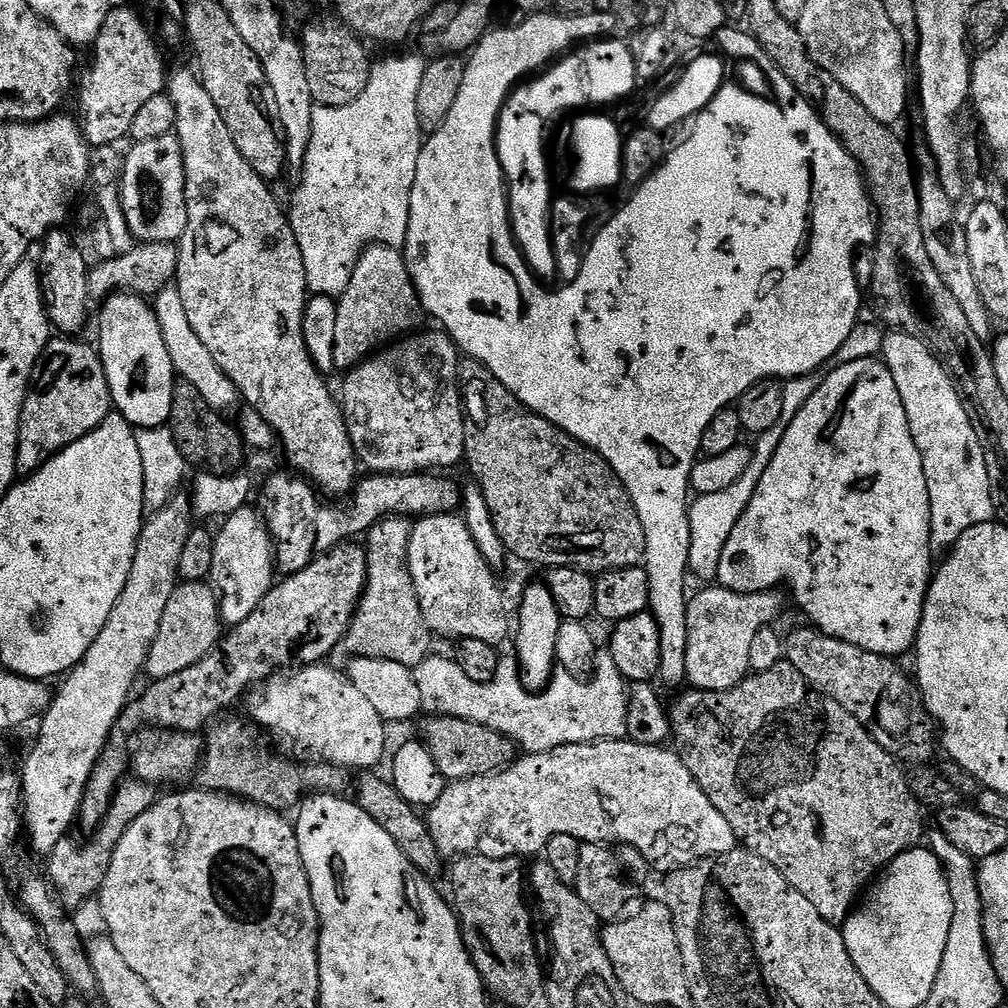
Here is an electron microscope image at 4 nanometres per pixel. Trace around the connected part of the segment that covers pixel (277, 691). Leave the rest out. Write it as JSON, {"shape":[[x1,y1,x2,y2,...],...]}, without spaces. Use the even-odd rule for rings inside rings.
{"shape":[[326,664,305,665,296,671,288,678,282,676,283,673,273,673,263,683,253,687,244,700,249,714,247,717,263,729,281,732,286,739,301,744,325,764,339,764,349,770,375,769,375,764,384,756,386,721,380,717,378,710,374,710,374,705,355,688,354,682,350,682,343,671,335,672]]}

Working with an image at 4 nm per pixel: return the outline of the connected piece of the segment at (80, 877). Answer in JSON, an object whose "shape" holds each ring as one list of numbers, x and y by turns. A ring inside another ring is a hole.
{"shape":[[125,778,121,780,116,792,112,795,108,809,100,823,96,825,92,836,85,844,75,844,71,838,59,840,46,854,48,860,48,873,46,879,52,886,52,891,60,899,65,909,75,910,85,900,95,897,100,891,100,886,106,876,106,870,110,870,110,858,114,858,114,850,126,834,126,830,150,806,158,799,157,789,147,780,139,778]]}

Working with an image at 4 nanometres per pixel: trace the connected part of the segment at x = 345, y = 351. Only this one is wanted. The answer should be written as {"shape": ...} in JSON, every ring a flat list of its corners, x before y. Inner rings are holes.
{"shape":[[378,243,365,248,350,278,350,286,346,286,336,306,336,321,330,345,333,367,341,372,355,368,379,346,407,337,417,327,415,324,419,322,420,316,420,297,412,285,401,249,387,248,385,244]]}

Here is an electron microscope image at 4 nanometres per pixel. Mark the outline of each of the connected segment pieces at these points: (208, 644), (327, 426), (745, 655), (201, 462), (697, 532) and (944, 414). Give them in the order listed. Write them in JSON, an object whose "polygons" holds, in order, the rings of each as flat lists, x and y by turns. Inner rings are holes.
{"polygons":[[[180,582,162,610,162,620,158,622,156,637,148,650,143,671,149,672,152,680,170,678,186,666,194,666,210,649,215,648,222,639,222,621,218,615,218,597,211,587,204,582]],[[191,67,189,68,184,68,181,72,174,73,173,76,171,73,166,80,166,95,174,104,176,111,174,134,178,138,184,159,184,189,186,190,186,230,178,241,178,270,176,271,174,287,178,290,178,294,182,294,182,306,186,308,186,318,190,318,190,326,194,328,194,334,198,334,202,346,206,346,206,350,210,350,210,358,214,358,214,362,218,362,218,366,226,374,226,378,230,378,230,382,234,382,239,399,247,407,258,410,258,414,262,414,262,418,266,422,270,422,270,426,278,437,279,447,281,449,284,447,285,458,293,464,289,465,299,475,311,481,321,493,329,492,332,495,329,497,332,498,343,497,345,494,351,493,357,483,358,461,348,427,344,421,341,405,338,403,337,397,336,400,332,397,332,392,328,389,327,382,324,381,327,379,308,356,306,342,302,338,304,306,310,299,310,293,306,282,306,266,302,266,302,250,298,250,298,238,294,234,291,219,286,215,285,209,283,212,279,202,272,197,272,192,268,189,271,188,269,181,263,180,252,169,250,162,246,162,246,158,242,158,238,146,234,146,234,138,230,134,230,130,226,130,226,122,222,122,222,114,218,110,218,106,214,106,214,100,210,98,210,94,206,94,204,83,200,81,199,75]],[[708,586,705,592,693,595,686,614,686,674,687,683,698,692,725,692,738,686,750,674,750,646,758,630,773,623,772,619,784,608,779,591,732,592,729,588]],[[178,382,172,391,170,418,166,427,174,434,174,442,182,454,185,465,196,467,200,472,213,472,216,476,235,473,241,467,246,445,240,433,231,423,223,420,221,413,211,408,194,390,194,386]],[[777,426,766,430,755,441,756,444,752,448,752,461,750,466,746,466,746,474,742,474,742,478,738,478,738,482,734,482,734,486,726,486,726,490,718,490,718,494,696,496,691,501,688,510,690,518,688,571,693,577,696,575,700,580,708,580,704,582,716,580,718,562,722,562,722,550,726,550,726,538,730,538,730,530,734,530,734,526,738,522,738,518,742,518,750,498,754,498,754,490,758,490,758,482,762,478,766,466,770,466,770,458,774,454,774,450,778,450,783,437,783,427]],[[862,304,858,310,856,328,850,330,850,338,842,342,842,350,838,350,835,358,837,365,870,360,881,355,890,374,894,374,894,382,898,386,898,394,902,394,902,406,906,406,906,418,910,422,910,434,914,435,915,445,922,454,923,470,926,473,927,489,930,491,931,534,930,546,933,553,944,554,953,548,962,538,966,530,976,525,989,524,995,519,992,487,990,486,989,471,986,470,984,447,982,447,977,432,966,414,966,406,960,401,960,394,952,379,942,370,942,366,934,358,932,351,918,338,910,338,910,334,889,331,884,340,885,329,879,324,880,315,875,305]]]}

